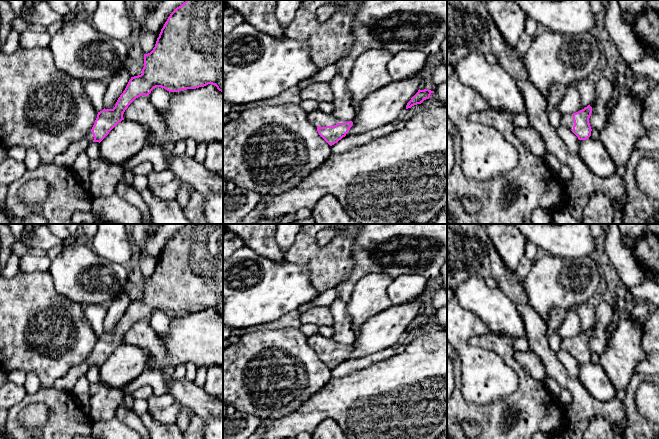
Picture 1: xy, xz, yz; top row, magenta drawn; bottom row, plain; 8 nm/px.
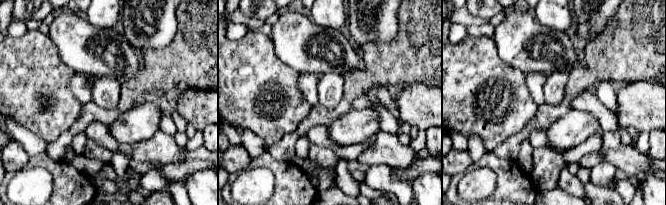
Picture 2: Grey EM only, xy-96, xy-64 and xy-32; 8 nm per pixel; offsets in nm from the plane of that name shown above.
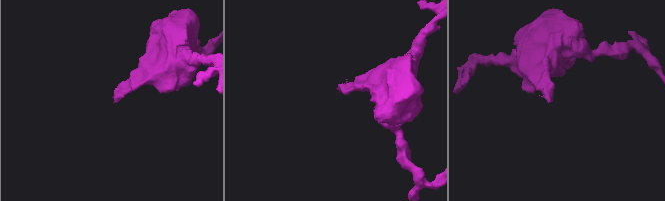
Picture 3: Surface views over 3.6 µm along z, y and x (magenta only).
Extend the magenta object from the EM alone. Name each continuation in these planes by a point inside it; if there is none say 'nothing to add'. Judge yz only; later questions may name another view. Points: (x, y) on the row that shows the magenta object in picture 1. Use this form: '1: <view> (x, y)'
1: yz (567, 121)

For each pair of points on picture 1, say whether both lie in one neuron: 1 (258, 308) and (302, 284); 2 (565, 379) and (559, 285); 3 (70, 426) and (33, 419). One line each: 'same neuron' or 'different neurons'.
1: same neuron
2: different neurons
3: different neurons

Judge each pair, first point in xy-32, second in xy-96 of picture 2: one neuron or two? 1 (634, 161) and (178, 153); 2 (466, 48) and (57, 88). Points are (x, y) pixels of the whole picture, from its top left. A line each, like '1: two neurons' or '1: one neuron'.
1: one neuron
2: one neuron

